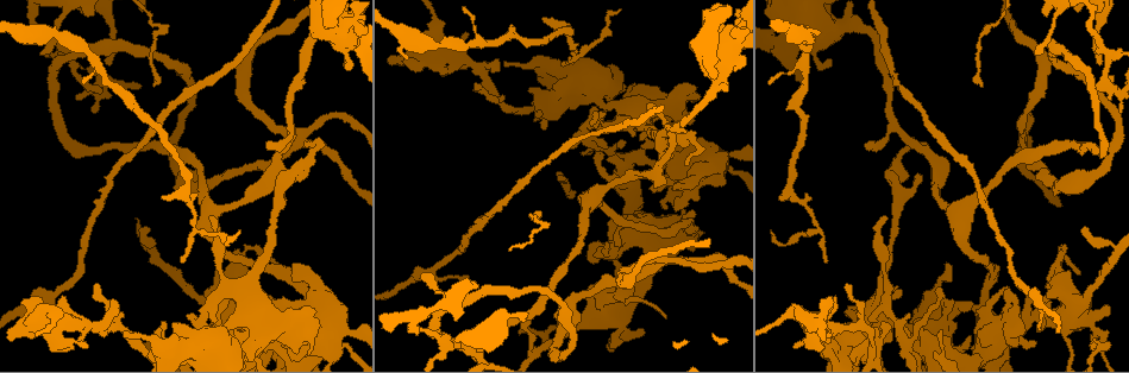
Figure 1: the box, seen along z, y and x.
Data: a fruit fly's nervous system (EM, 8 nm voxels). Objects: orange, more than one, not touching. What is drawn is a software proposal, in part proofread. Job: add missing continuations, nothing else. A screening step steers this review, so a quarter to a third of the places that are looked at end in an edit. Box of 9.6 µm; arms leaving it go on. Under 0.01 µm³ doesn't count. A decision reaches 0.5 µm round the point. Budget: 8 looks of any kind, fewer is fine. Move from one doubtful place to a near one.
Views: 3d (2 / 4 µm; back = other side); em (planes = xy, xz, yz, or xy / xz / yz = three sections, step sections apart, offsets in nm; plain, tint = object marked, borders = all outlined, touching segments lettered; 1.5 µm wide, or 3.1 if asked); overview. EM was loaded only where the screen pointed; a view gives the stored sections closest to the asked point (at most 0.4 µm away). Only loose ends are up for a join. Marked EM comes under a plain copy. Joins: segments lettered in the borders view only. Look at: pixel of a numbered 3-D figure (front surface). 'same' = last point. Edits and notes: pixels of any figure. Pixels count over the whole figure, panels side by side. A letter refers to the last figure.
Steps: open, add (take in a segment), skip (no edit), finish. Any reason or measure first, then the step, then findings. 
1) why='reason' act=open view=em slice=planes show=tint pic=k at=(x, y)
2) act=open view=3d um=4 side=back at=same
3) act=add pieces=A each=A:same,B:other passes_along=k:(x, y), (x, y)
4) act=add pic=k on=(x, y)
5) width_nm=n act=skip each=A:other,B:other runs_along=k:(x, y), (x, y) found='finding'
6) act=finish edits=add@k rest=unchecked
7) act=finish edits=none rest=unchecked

why='an open end' act=open view=3d um=2 side=back pic=1 at=(163, 199)

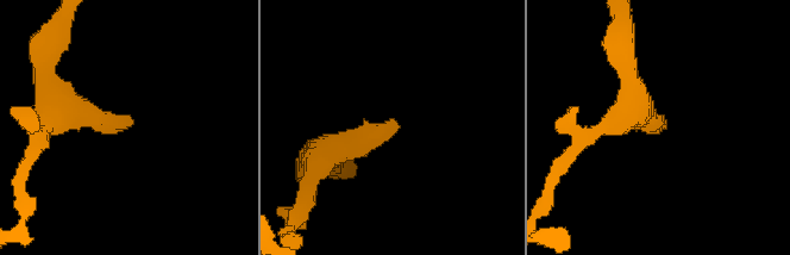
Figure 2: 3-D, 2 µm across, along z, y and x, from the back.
act=open view=em slice=planes show=borders pic=2 at=(660, 117)

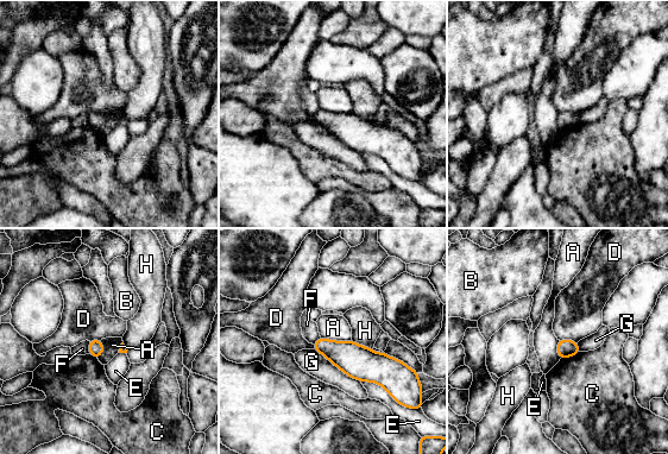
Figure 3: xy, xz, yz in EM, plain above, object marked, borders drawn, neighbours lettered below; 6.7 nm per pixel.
width_nm=100 act=skip each=A:other,B:other,C:other,D:other,E:other,F:other,G:other,H:other runs_along=3:(316, 346), (369, 366), (399, 367) found='no lettered segment goes on from it'

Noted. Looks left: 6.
why='an open end' act=open view=em slice=xz step=4 show=borders pic=1 at=(439, 71)

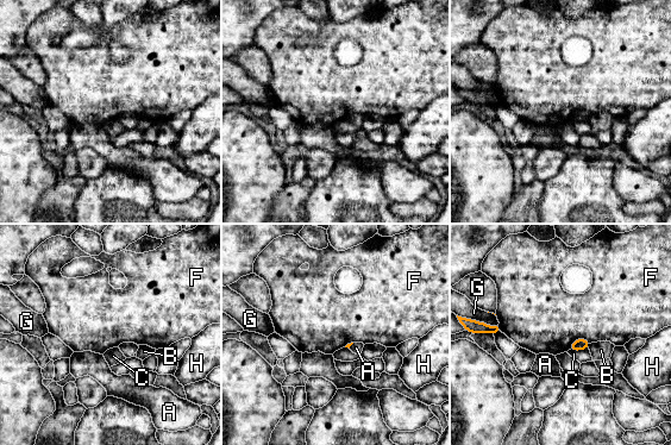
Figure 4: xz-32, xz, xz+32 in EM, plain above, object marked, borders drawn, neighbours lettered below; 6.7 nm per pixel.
longest_contact=F:160nm act=skip each=A:other,B:other,C:other,F:other,G:other,H:other found='no lettered segment goes on from it'

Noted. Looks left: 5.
why='free end' act=open view=3d um=2 pic=1 at=(108, 65)

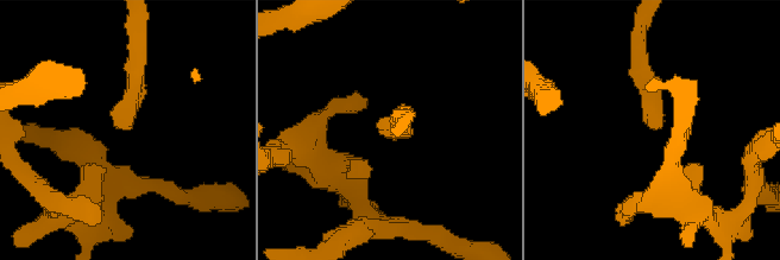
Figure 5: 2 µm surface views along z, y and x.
why='need the tissue' act=open view=em um=3.1 slice=planes show=borders pic=5 at=(122, 126)

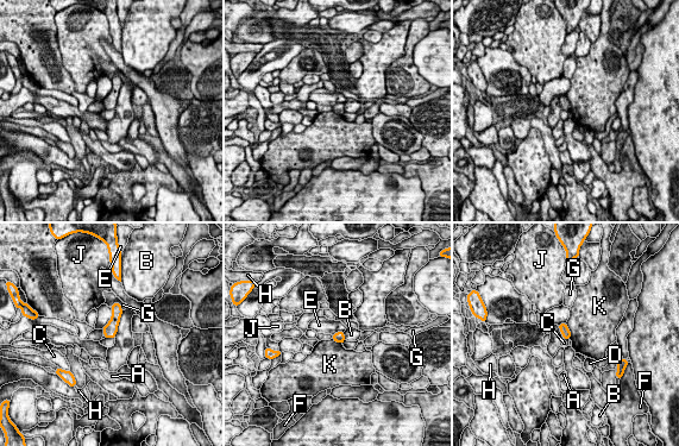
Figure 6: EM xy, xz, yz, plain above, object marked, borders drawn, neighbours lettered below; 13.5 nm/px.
width_nm=120 act=skip each=A:other,B:other,C:other,D:other,E:other,F:other,G:other,H:other,J:other,K:other border=6:(106, 337), (114, 338) found='none of them fits'

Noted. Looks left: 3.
act=finish edits=none rest=unchecked

